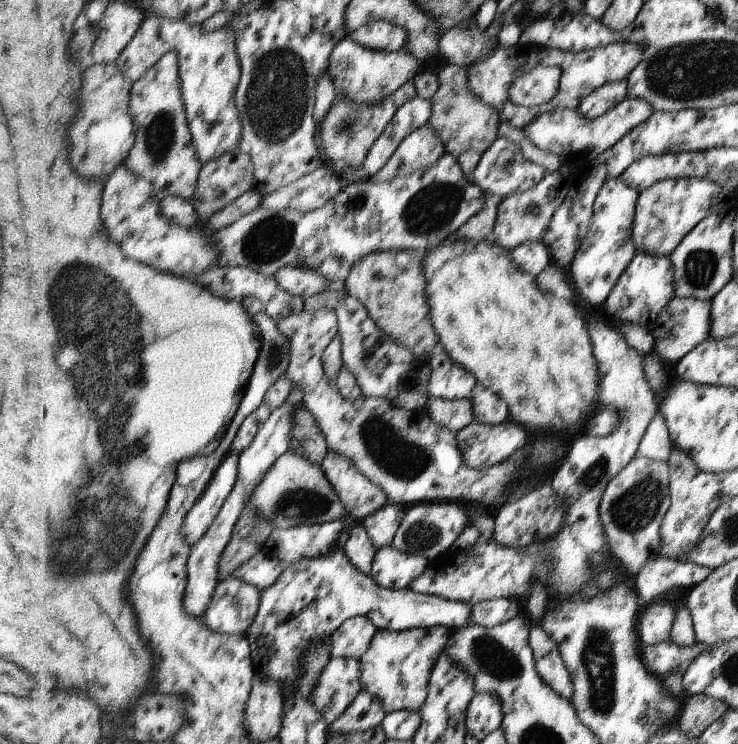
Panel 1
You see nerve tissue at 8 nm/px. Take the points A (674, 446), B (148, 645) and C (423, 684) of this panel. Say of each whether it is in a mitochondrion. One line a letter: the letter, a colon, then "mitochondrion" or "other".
A: other
B: other
C: other

